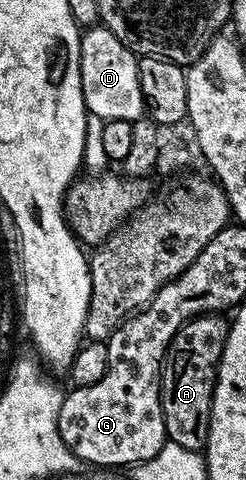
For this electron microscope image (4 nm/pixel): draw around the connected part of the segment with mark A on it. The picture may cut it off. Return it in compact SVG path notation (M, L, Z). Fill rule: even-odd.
M225 315L197 316L174 335L172 342L166 348L166 356L162 359L162 387L160 389L166 438L176 442L176 446L184 446L184 450L202 452L205 449L210 422L214 419L214 387L218 377L218 363L224 354L224 342L229 333L230 325Z

